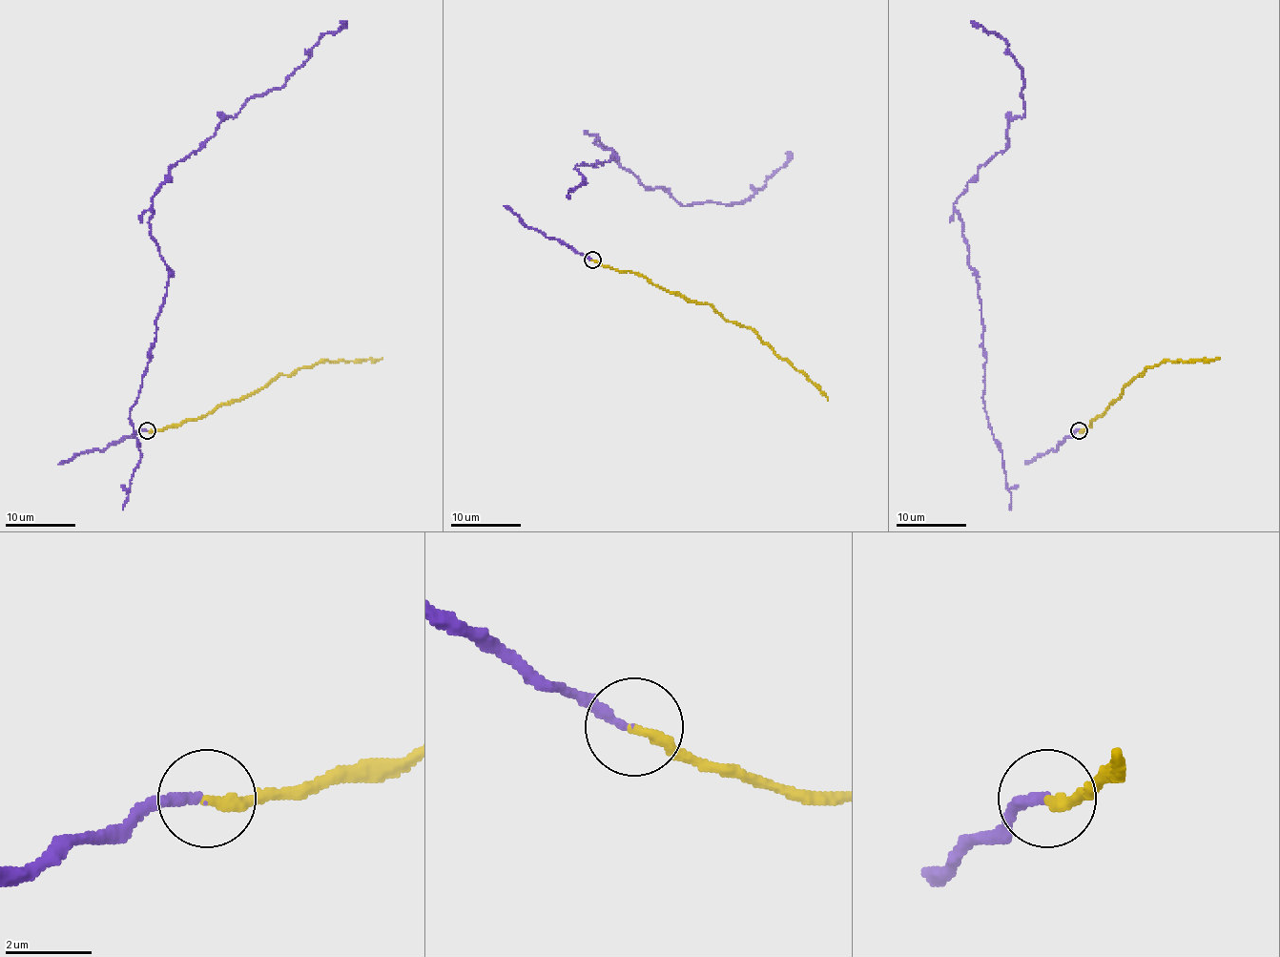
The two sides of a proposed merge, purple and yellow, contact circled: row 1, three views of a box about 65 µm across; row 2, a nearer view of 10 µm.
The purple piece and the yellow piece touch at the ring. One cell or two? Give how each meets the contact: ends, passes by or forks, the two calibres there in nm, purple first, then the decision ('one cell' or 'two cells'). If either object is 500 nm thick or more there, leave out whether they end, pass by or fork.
purple ends | yellow ends | 240/280 nm | one cell

